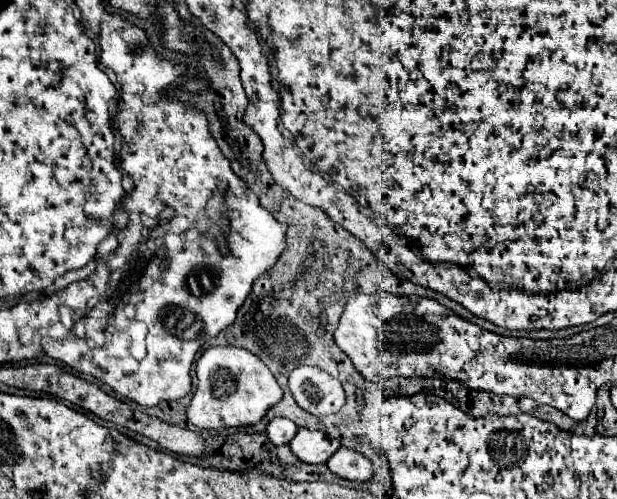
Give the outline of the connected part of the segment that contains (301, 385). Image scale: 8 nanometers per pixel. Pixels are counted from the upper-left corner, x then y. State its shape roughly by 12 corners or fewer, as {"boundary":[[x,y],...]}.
{"boundary":[[318,367],[290,371],[296,403],[316,417],[344,405],[340,381]]}

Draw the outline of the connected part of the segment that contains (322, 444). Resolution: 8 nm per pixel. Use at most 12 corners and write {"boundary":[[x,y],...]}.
{"boundary":[[298,429],[292,453],[304,463],[326,463],[338,447],[322,431]]}

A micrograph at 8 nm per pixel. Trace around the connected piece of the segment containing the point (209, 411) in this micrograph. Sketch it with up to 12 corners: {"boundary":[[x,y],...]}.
{"boundary":[[208,347],[188,421],[258,423],[282,399],[260,357]]}

